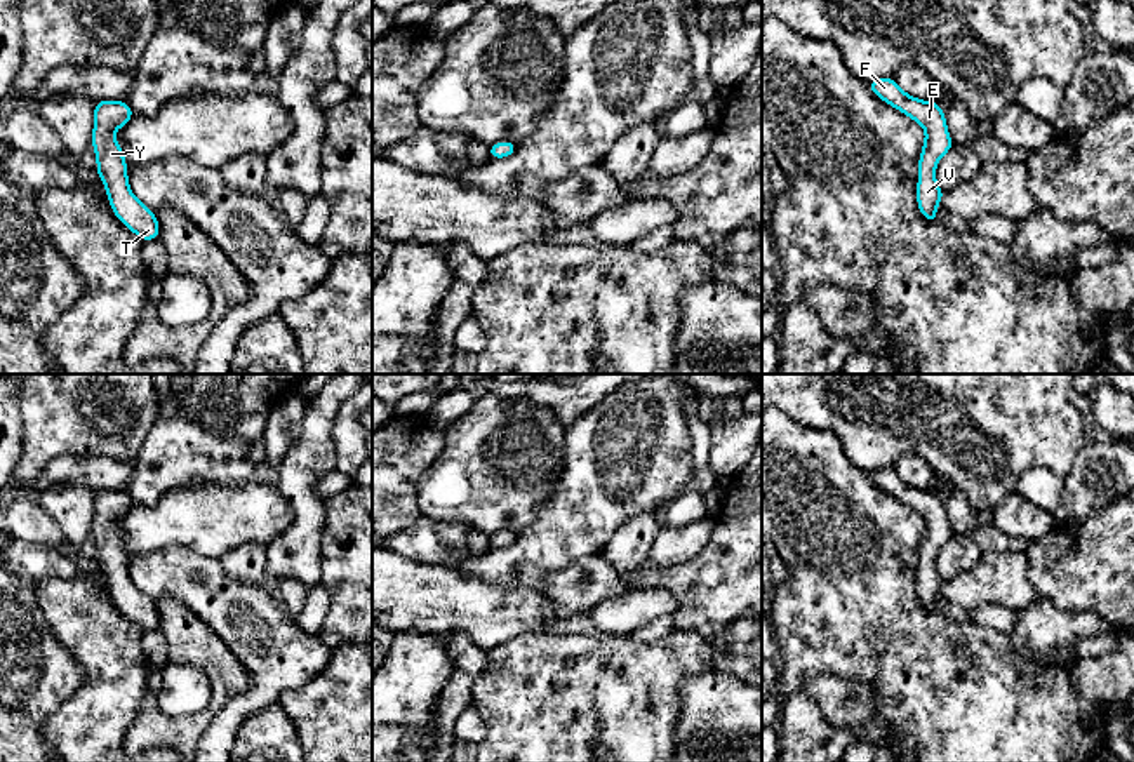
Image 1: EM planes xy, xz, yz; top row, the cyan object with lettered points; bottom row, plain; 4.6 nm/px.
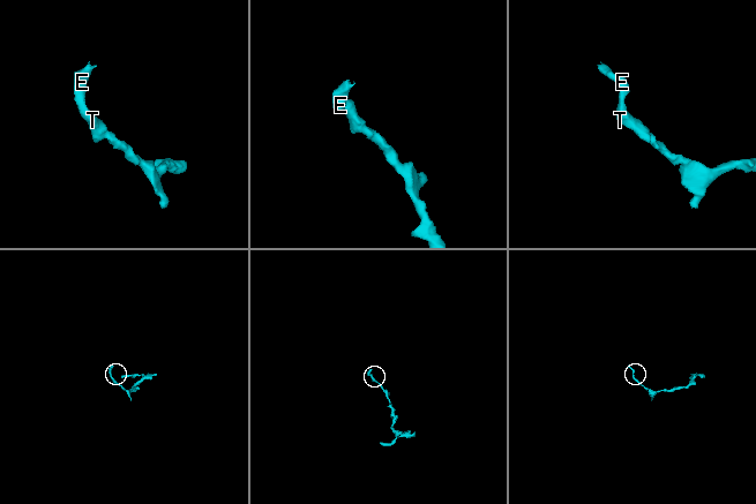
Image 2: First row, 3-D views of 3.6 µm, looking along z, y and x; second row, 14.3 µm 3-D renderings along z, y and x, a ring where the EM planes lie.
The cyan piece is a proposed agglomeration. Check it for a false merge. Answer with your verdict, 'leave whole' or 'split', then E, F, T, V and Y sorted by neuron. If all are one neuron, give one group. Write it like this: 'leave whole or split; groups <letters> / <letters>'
leave whole; groups E F T V Y

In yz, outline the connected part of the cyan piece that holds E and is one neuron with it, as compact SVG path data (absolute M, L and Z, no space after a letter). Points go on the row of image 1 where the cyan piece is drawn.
M878 78L866 84L875 96L924 127L925 143L918 158L917 204L927 221L937 223L936 211L944 191L934 179L936 165L955 146L943 108L934 101L908 96L894 78Z

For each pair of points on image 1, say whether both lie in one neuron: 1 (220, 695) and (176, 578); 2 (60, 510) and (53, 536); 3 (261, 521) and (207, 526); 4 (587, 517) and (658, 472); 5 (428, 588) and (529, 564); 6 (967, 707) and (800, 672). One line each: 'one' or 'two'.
1: two
2: two
3: one
4: one
5: two
6: one

